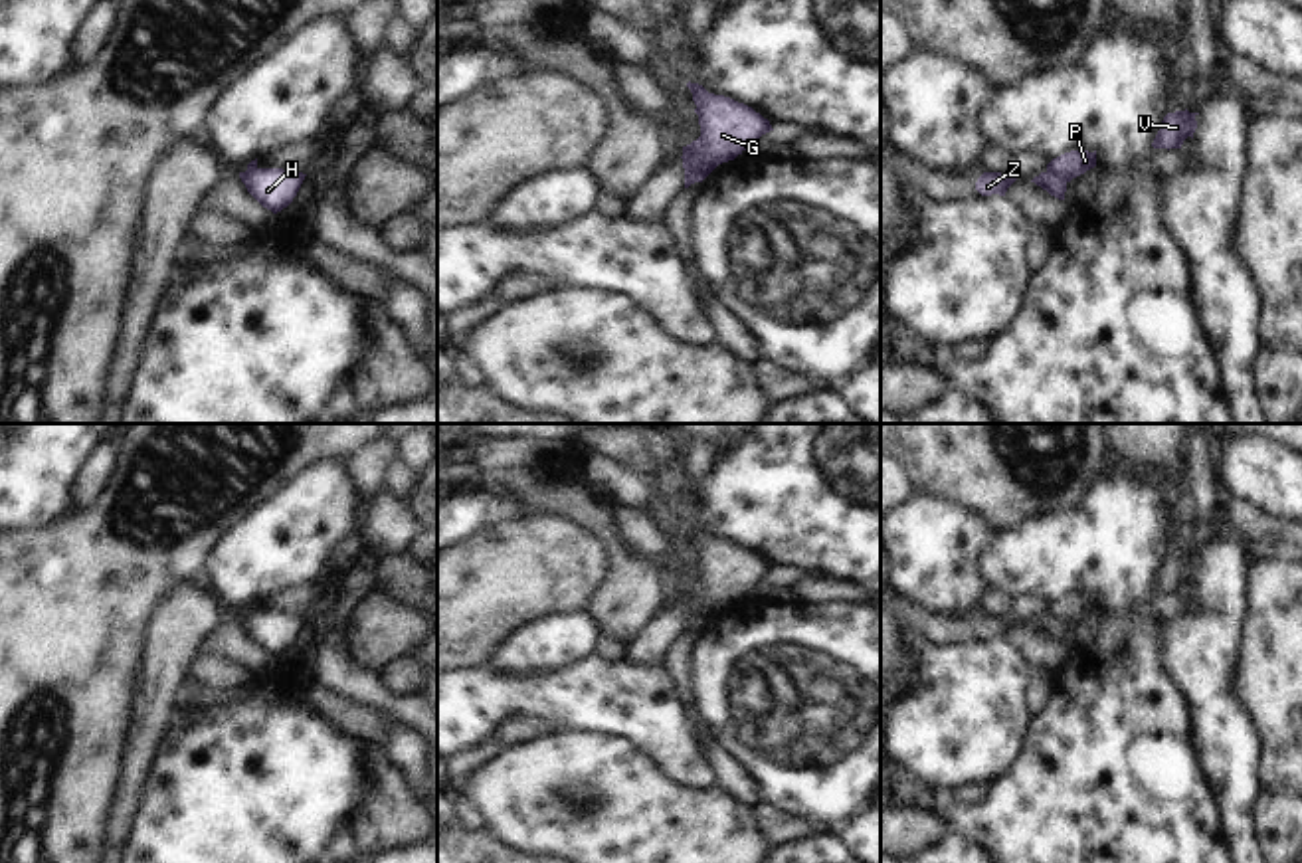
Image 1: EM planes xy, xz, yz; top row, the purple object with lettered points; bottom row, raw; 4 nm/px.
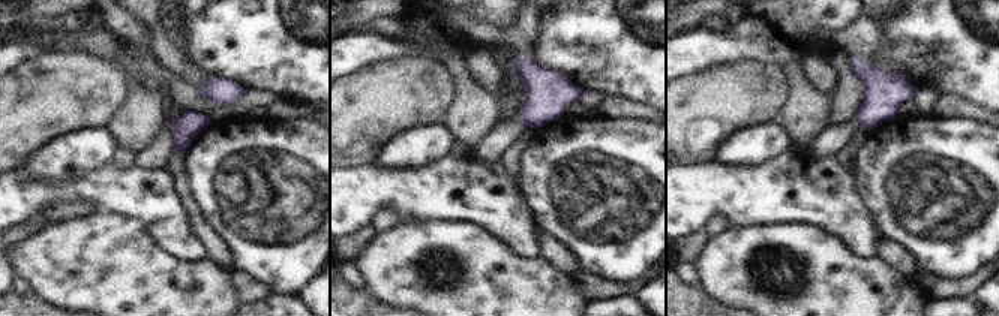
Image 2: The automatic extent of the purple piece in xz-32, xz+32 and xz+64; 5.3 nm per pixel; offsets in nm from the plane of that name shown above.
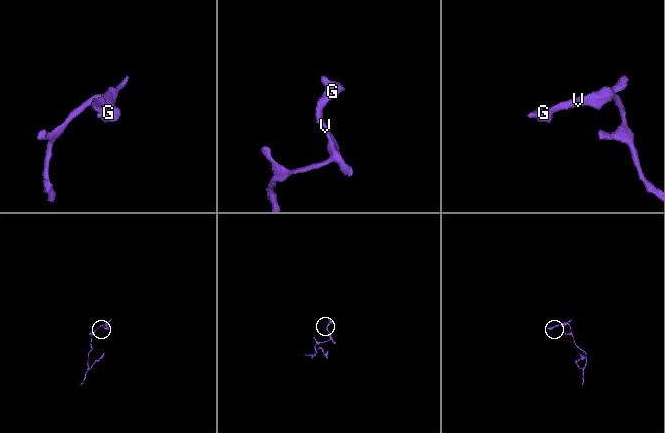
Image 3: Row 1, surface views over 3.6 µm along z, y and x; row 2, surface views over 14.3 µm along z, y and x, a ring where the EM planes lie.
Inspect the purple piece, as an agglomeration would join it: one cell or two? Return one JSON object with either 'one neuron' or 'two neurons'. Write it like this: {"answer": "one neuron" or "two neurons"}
{"answer": "two neurons"}

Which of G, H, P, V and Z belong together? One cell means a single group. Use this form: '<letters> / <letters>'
G H Z / P V

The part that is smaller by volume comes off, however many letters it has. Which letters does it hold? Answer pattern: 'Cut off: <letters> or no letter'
Cut off: G, H, Z

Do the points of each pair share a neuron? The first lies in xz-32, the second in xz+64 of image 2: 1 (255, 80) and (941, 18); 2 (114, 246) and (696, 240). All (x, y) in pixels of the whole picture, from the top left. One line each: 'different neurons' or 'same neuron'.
1: same neuron
2: different neurons

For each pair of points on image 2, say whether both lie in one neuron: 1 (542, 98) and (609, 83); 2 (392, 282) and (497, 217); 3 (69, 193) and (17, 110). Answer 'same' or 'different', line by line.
1: different
2: different
3: different

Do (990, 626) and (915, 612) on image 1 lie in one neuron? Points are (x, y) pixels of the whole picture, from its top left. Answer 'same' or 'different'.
same

